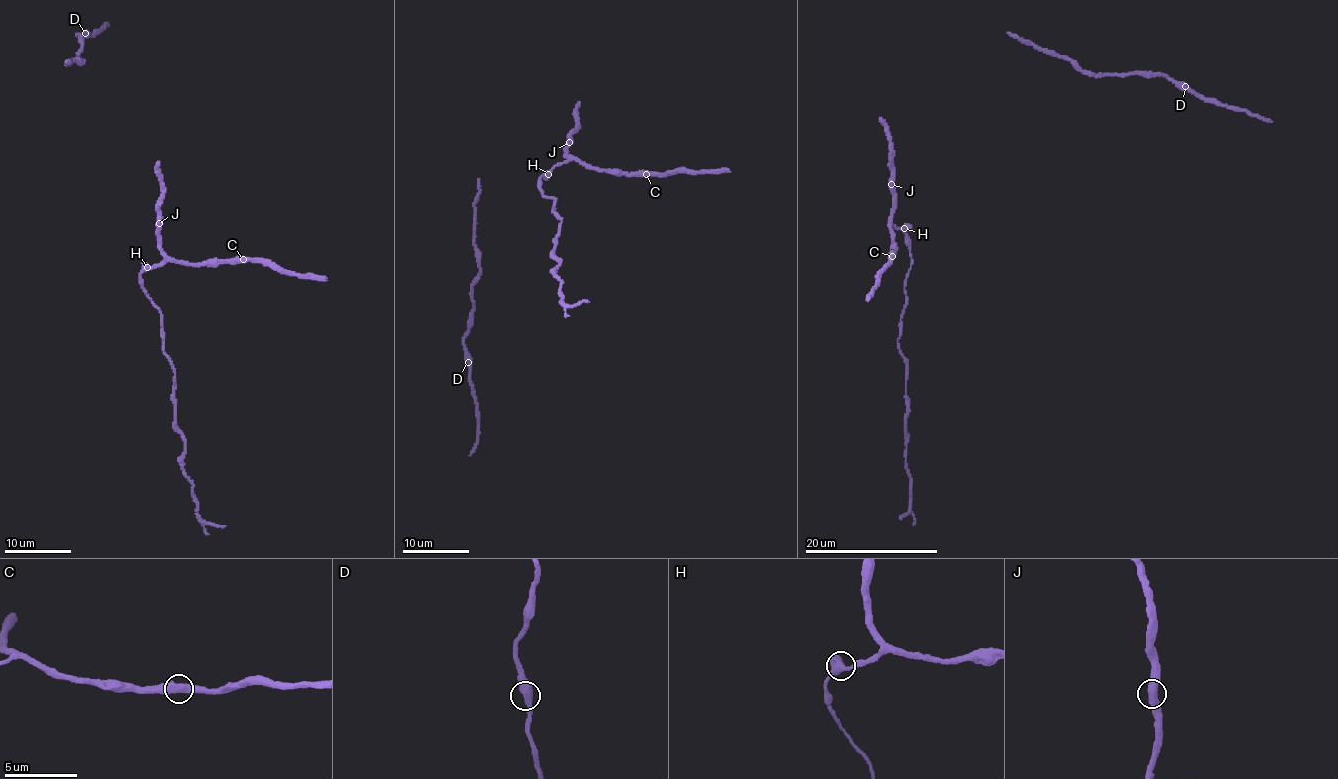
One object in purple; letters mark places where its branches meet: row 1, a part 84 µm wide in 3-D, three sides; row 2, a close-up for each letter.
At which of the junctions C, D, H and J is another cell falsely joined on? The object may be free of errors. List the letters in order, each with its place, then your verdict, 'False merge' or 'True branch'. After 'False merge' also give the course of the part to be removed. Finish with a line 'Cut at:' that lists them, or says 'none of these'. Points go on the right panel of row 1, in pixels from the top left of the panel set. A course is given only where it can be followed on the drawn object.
C: Place: (892, 256). True branch
D: Place: (1185, 86). True branch
H: Place: (904, 228). True branch
J: Place: (891, 184). True branch
Cut at: none of these

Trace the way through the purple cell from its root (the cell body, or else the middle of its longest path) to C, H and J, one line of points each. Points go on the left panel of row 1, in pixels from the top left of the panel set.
C: (155, 172), (162, 190), (159, 248), (171, 258), (189, 263), (218, 264), (243, 259)
H: (155, 172), (162, 190), (159, 250), (166, 259), (150, 268), (147, 266)
J: (155, 172), (162, 190), (159, 223)

